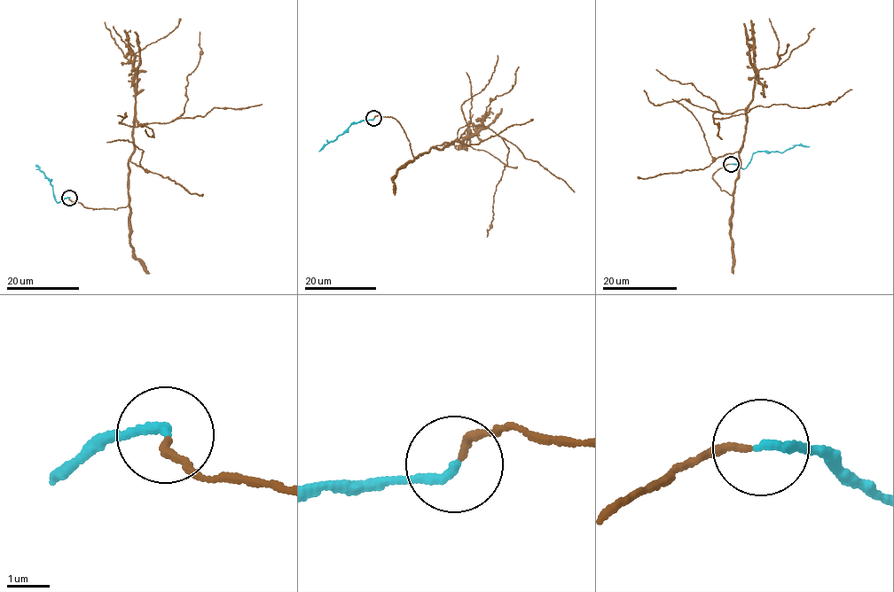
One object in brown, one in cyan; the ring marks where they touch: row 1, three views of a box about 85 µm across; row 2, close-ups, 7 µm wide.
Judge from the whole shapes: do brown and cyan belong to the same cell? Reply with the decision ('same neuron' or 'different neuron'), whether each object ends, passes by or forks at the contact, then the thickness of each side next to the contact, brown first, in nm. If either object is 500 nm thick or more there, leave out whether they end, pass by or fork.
same neuron | brown ends | cyan ends | 170/220 nm

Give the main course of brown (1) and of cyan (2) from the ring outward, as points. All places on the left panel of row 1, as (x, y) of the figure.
1: (69, 198), (90, 207), (127, 206), (133, 117), (138, 126), (184, 112), (199, 31)
2: (68, 198), (56, 201), (50, 179), (35, 165)

